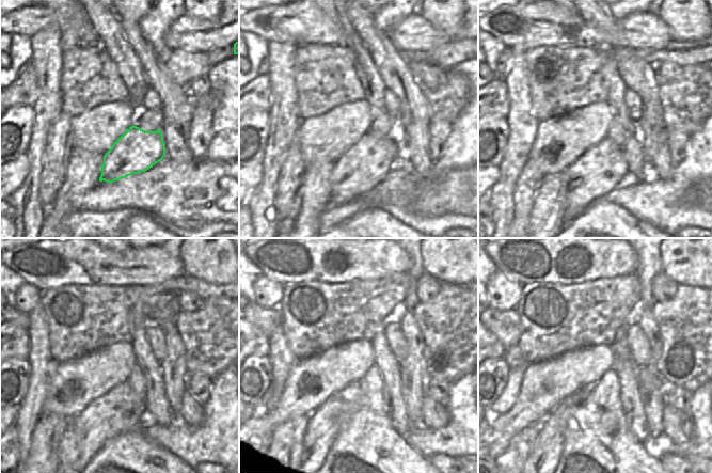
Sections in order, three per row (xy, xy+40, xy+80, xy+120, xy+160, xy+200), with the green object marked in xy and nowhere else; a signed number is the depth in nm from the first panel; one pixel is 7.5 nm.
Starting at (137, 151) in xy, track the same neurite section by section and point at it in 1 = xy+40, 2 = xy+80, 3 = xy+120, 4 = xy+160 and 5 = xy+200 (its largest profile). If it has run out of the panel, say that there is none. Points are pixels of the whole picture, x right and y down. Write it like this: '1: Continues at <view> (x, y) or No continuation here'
1: Continues at xy+40 (360, 169)
2: Continues at xy+80 (600, 170)
3: Continues at xy+120 (120, 410)
4: Continues at xy+160 (325, 423)
5: Continues at xy+200 (546, 454)

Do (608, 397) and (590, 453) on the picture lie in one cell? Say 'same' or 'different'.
same

